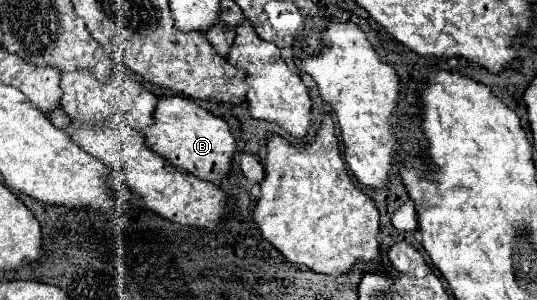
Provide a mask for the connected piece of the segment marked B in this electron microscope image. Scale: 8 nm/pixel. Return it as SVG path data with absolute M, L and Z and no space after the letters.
M161 97L153 117L153 125L143 131L149 149L167 159L179 171L187 171L211 183L229 175L237 145L229 125L223 119L185 97Z

